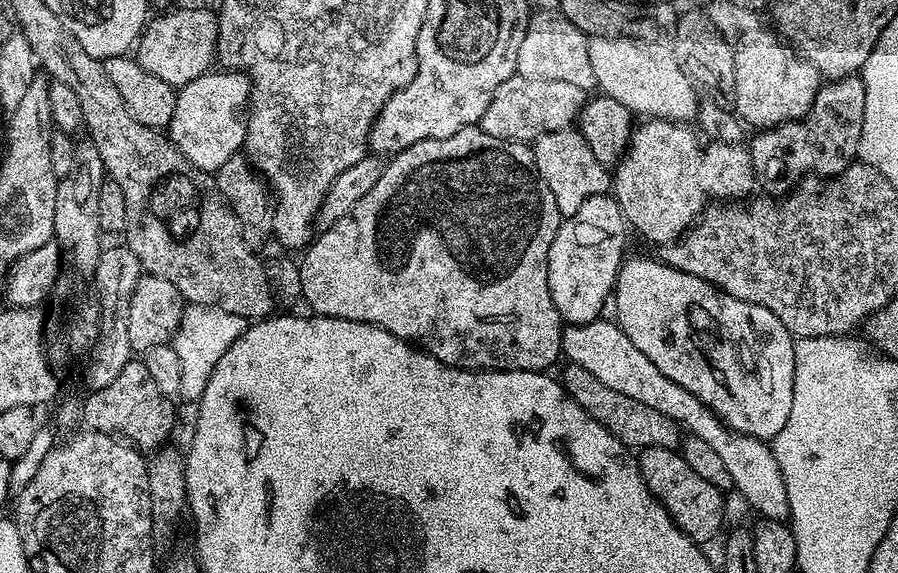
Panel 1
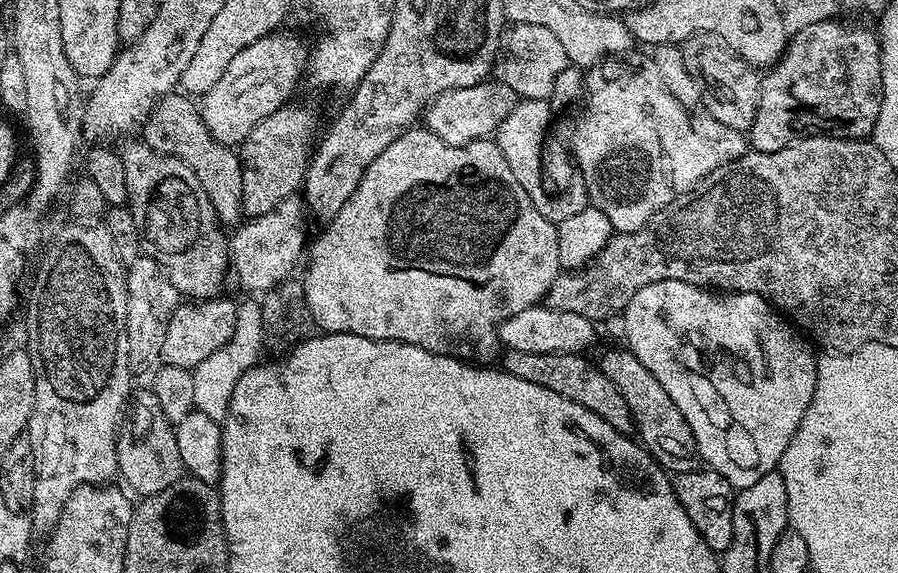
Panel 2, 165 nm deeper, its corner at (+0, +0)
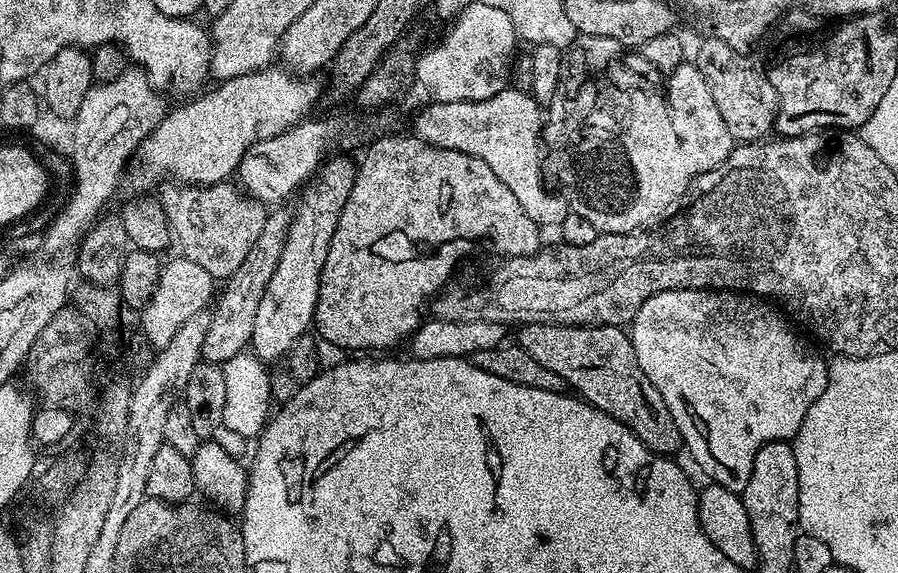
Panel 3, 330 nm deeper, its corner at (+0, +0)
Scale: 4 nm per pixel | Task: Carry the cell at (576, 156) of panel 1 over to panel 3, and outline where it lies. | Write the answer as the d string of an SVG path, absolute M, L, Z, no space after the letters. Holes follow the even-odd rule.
M507 86L500 93L494 94L493 97L486 98L484 101L456 101L456 102L428 102L424 109L416 116L416 128L414 128L414 134L420 140L425 140L428 144L433 144L435 148L449 148L450 150L458 150L459 152L465 152L471 156L477 156L482 158L482 162L486 162L486 166L490 166L490 170L494 170L494 175L497 178L502 178L502 182L506 182L506 186L510 186L510 190L514 194L514 198L518 198L518 206L522 206L522 210L529 216L534 223L541 226L558 226L565 220L570 211L570 201L567 195L560 194L555 196L554 193L548 192L548 188L544 185L544 179L546 179L546 173L542 167L542 105L532 96L531 91L520 91L515 86Z

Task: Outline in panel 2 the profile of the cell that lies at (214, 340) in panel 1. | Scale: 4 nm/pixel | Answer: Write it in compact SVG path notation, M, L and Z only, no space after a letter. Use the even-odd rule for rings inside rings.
M248 298L245 304L241 303L236 318L236 329L226 342L206 362L198 362L196 368L191 369L194 378L194 404L195 411L206 414L206 418L214 418L224 421L228 416L228 407L234 394L234 386L238 386L238 378L246 374L246 370L256 367L261 359L263 342L261 301L256 298ZM260 356L260 357L259 357Z

